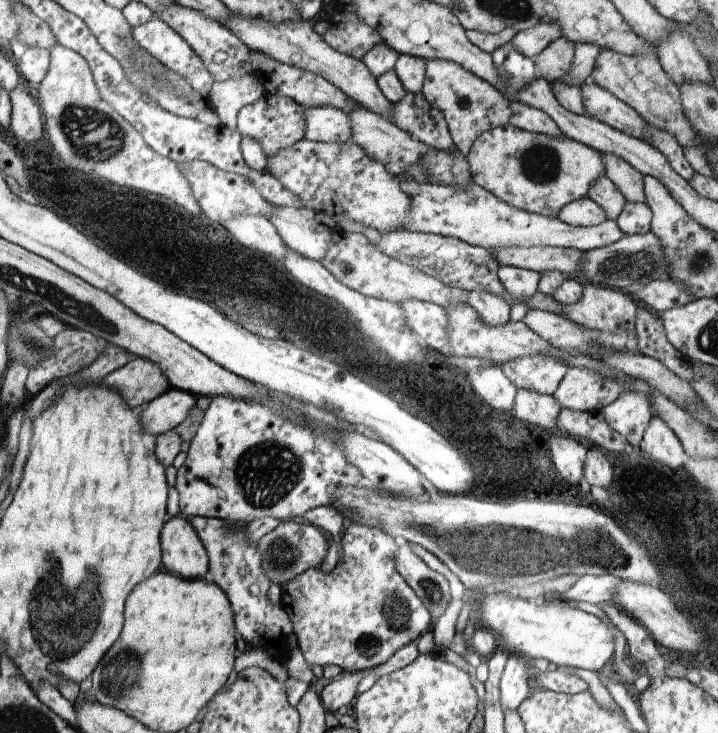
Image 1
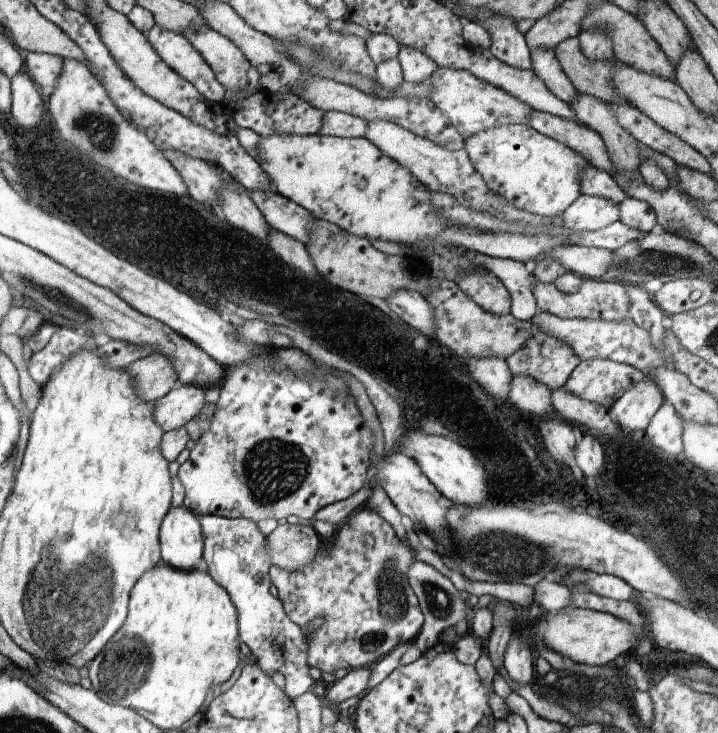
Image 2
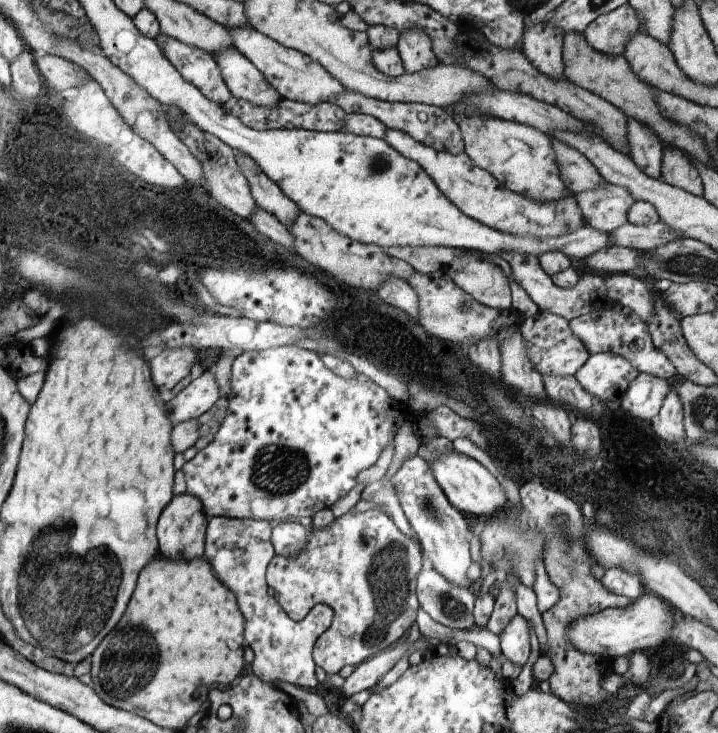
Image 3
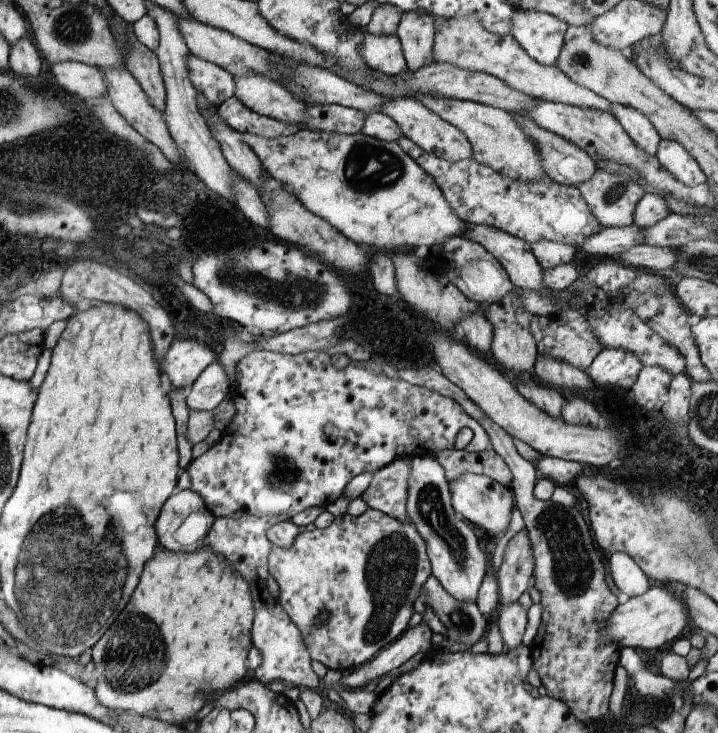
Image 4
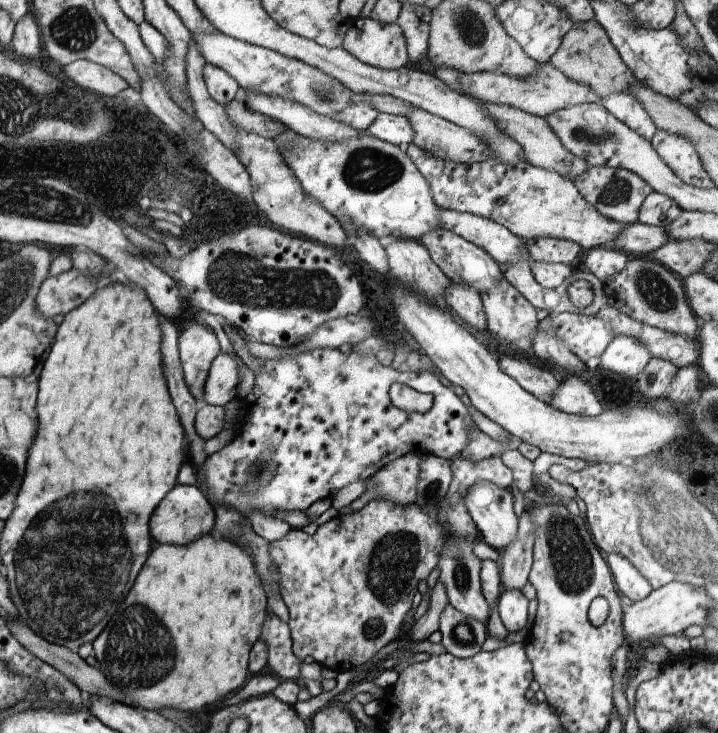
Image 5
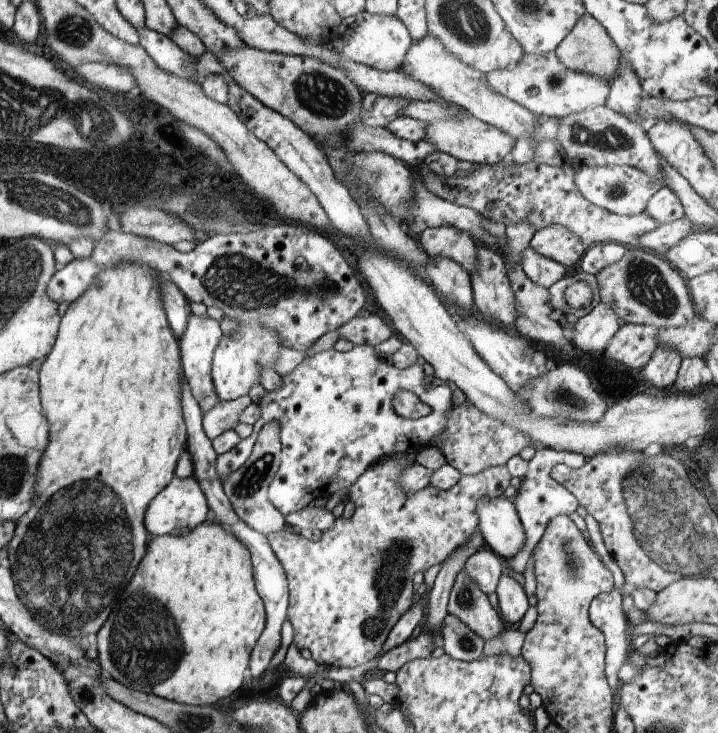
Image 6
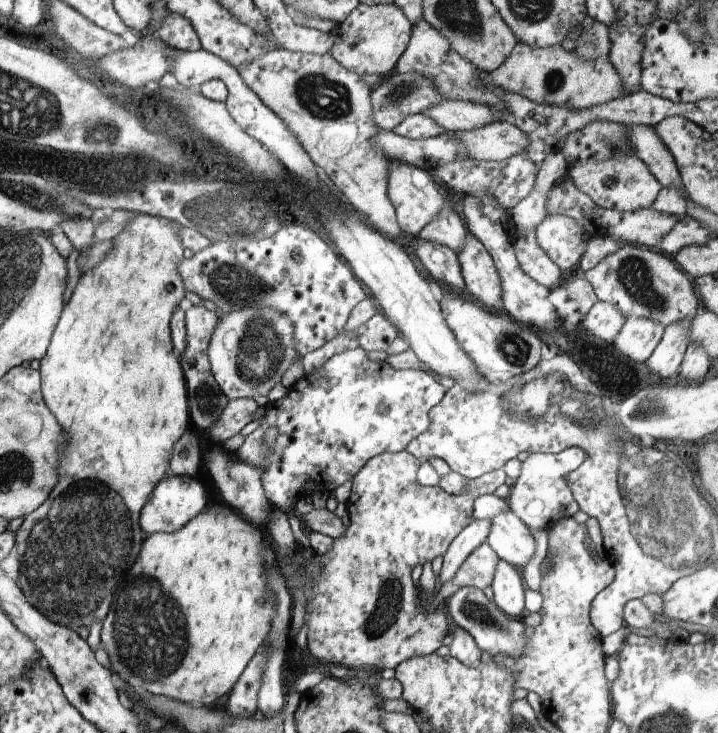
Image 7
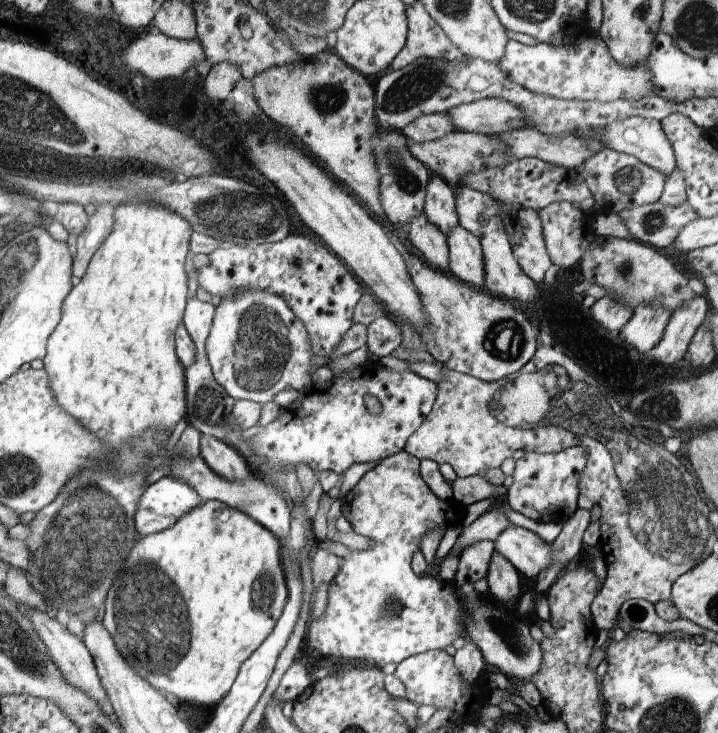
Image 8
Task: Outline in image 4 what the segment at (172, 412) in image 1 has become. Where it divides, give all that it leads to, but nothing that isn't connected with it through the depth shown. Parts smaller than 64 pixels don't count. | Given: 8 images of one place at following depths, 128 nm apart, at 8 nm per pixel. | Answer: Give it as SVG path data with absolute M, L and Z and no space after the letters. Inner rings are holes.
M213 362L186 391L187 407L190 411L213 411L227 396L233 396L233 387L223 364Z

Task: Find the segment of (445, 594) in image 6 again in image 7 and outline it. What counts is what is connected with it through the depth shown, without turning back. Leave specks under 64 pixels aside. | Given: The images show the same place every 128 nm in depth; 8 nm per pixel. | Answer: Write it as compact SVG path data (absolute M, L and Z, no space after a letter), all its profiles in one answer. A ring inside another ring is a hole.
M490 519L472 520L450 544L449 550L443 555L442 571L438 576L442 584L454 577L458 568L474 550L478 550L482 544L487 543L490 522Z

